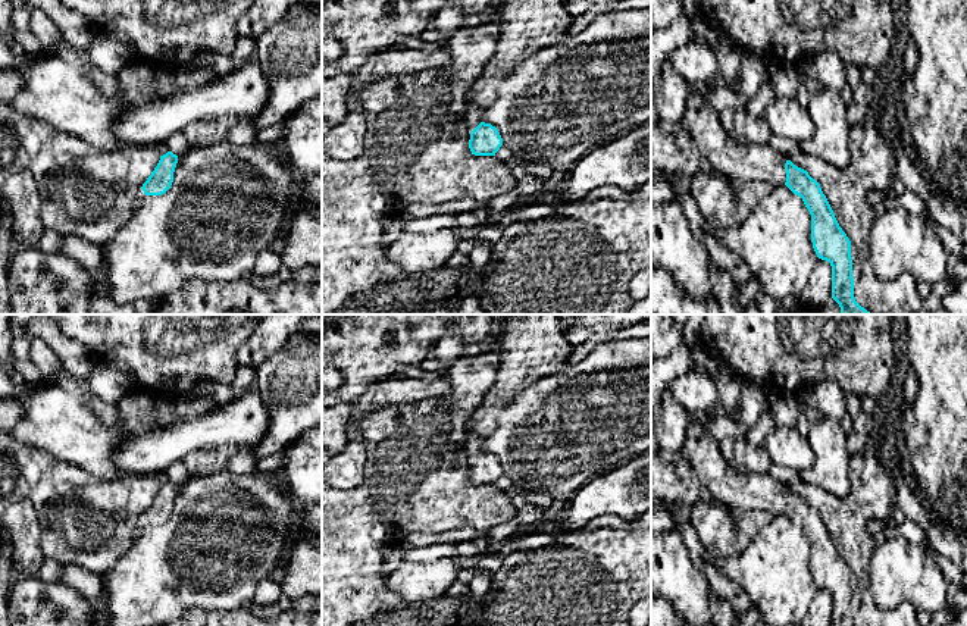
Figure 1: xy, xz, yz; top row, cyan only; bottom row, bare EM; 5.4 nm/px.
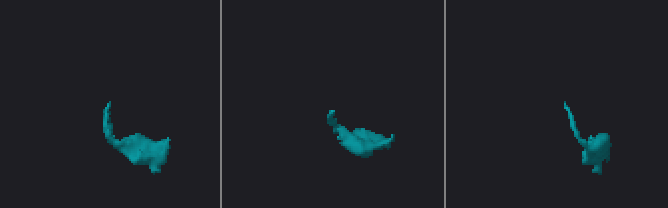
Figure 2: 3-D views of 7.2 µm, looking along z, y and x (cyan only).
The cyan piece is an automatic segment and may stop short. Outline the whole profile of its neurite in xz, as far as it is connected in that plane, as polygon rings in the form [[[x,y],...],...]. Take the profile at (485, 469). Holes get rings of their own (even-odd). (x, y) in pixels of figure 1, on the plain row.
[[[467,431],[466,453],[470,461],[469,478],[475,485],[495,485],[503,467],[495,456],[482,450],[484,436]]]

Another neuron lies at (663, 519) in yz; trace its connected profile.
[[[651,503],[651,530],[670,532],[676,530],[679,517],[663,503]]]

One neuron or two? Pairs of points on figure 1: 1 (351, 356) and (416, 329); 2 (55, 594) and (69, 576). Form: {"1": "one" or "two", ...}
{"1": "one", "2": "two"}

